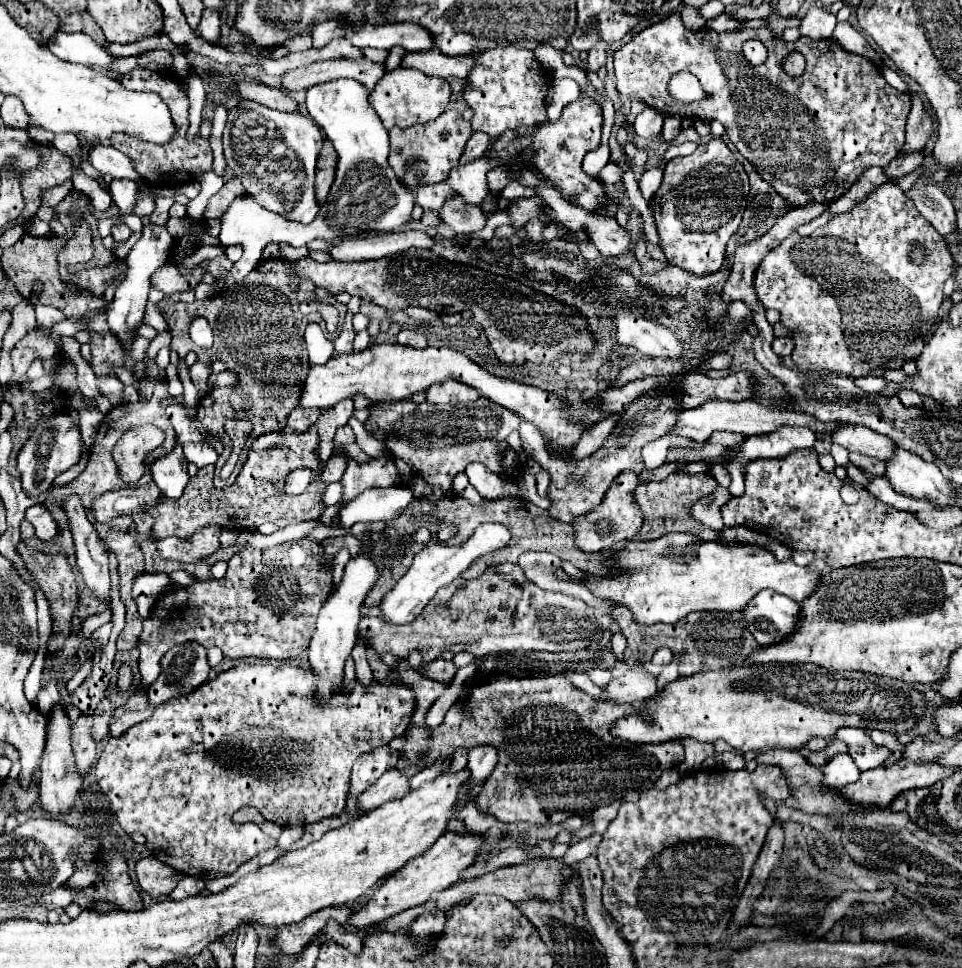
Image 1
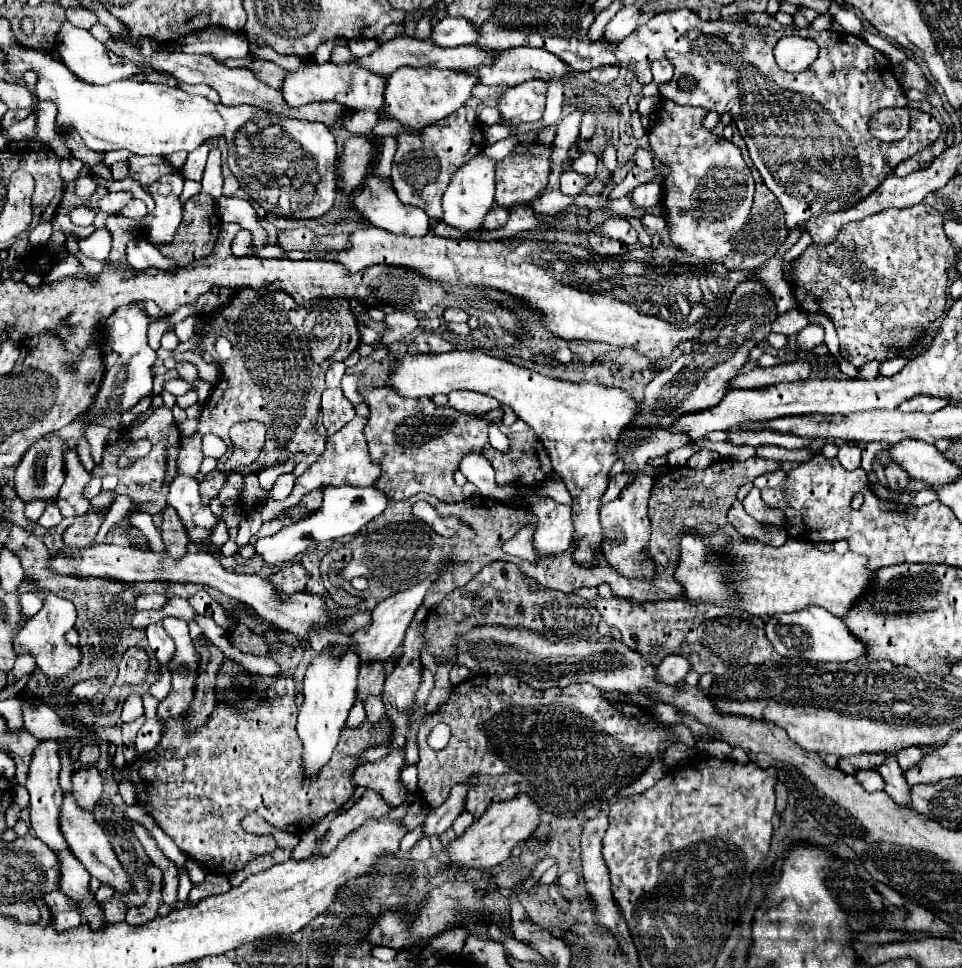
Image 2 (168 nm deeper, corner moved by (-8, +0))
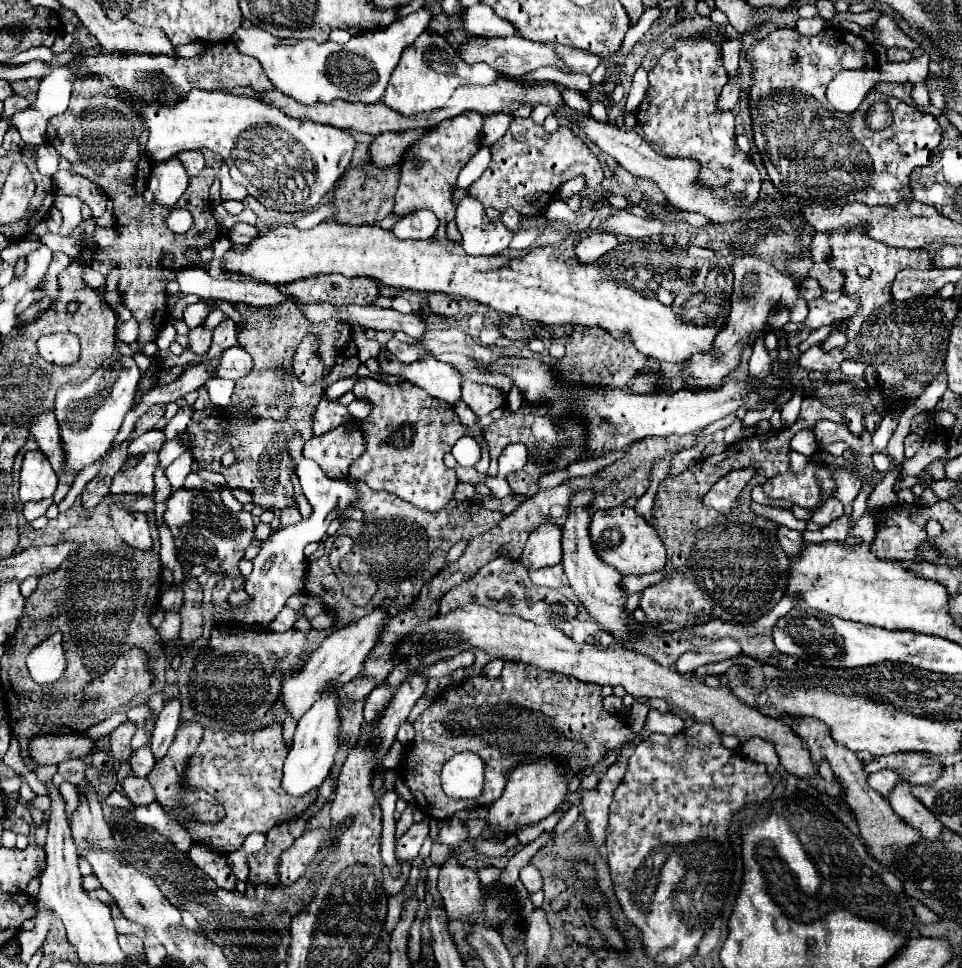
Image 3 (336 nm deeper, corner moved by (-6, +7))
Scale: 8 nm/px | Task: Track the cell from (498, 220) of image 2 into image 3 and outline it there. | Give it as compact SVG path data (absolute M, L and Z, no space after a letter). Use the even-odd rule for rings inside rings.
M508 208L502 212L500 220L504 222L504 226L510 230L510 232L516 232L520 228L520 214L514 210L514 208Z

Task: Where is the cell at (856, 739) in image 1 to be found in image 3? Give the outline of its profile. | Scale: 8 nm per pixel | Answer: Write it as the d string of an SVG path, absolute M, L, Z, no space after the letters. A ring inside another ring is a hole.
M902 782L892 788L892 796L888 796L888 802L894 806L894 812L906 820L910 826L918 828L924 836L934 838L936 832L940 832L944 826L934 820L932 812L924 808L912 794L910 794L910 784Z

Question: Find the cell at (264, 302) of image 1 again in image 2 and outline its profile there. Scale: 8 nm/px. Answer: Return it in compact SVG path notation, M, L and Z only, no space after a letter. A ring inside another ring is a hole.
M250 289L236 291L232 301L226 307L220 307L214 315L200 319L198 333L196 333L202 337L202 345L198 351L208 351L210 355L214 355L216 337L226 337L234 347L232 357L220 363L224 378L218 381L210 399L204 403L196 431L202 435L214 433L220 439L228 441L230 439L228 431L234 423L240 423L240 421L264 423L268 429L266 441L258 459L249 468L248 473L288 463L296 453L322 455L324 443L326 443L326 439L316 429L316 419L320 411L320 395L324 389L324 375L328 371L328 363L324 363L324 369L322 369L310 359L308 341L302 331L302 323L306 315L310 313L310 309L298 307L294 301L290 301L290 295L282 291L260 291L260 293L262 297L258 295L258 291L250 291Z

